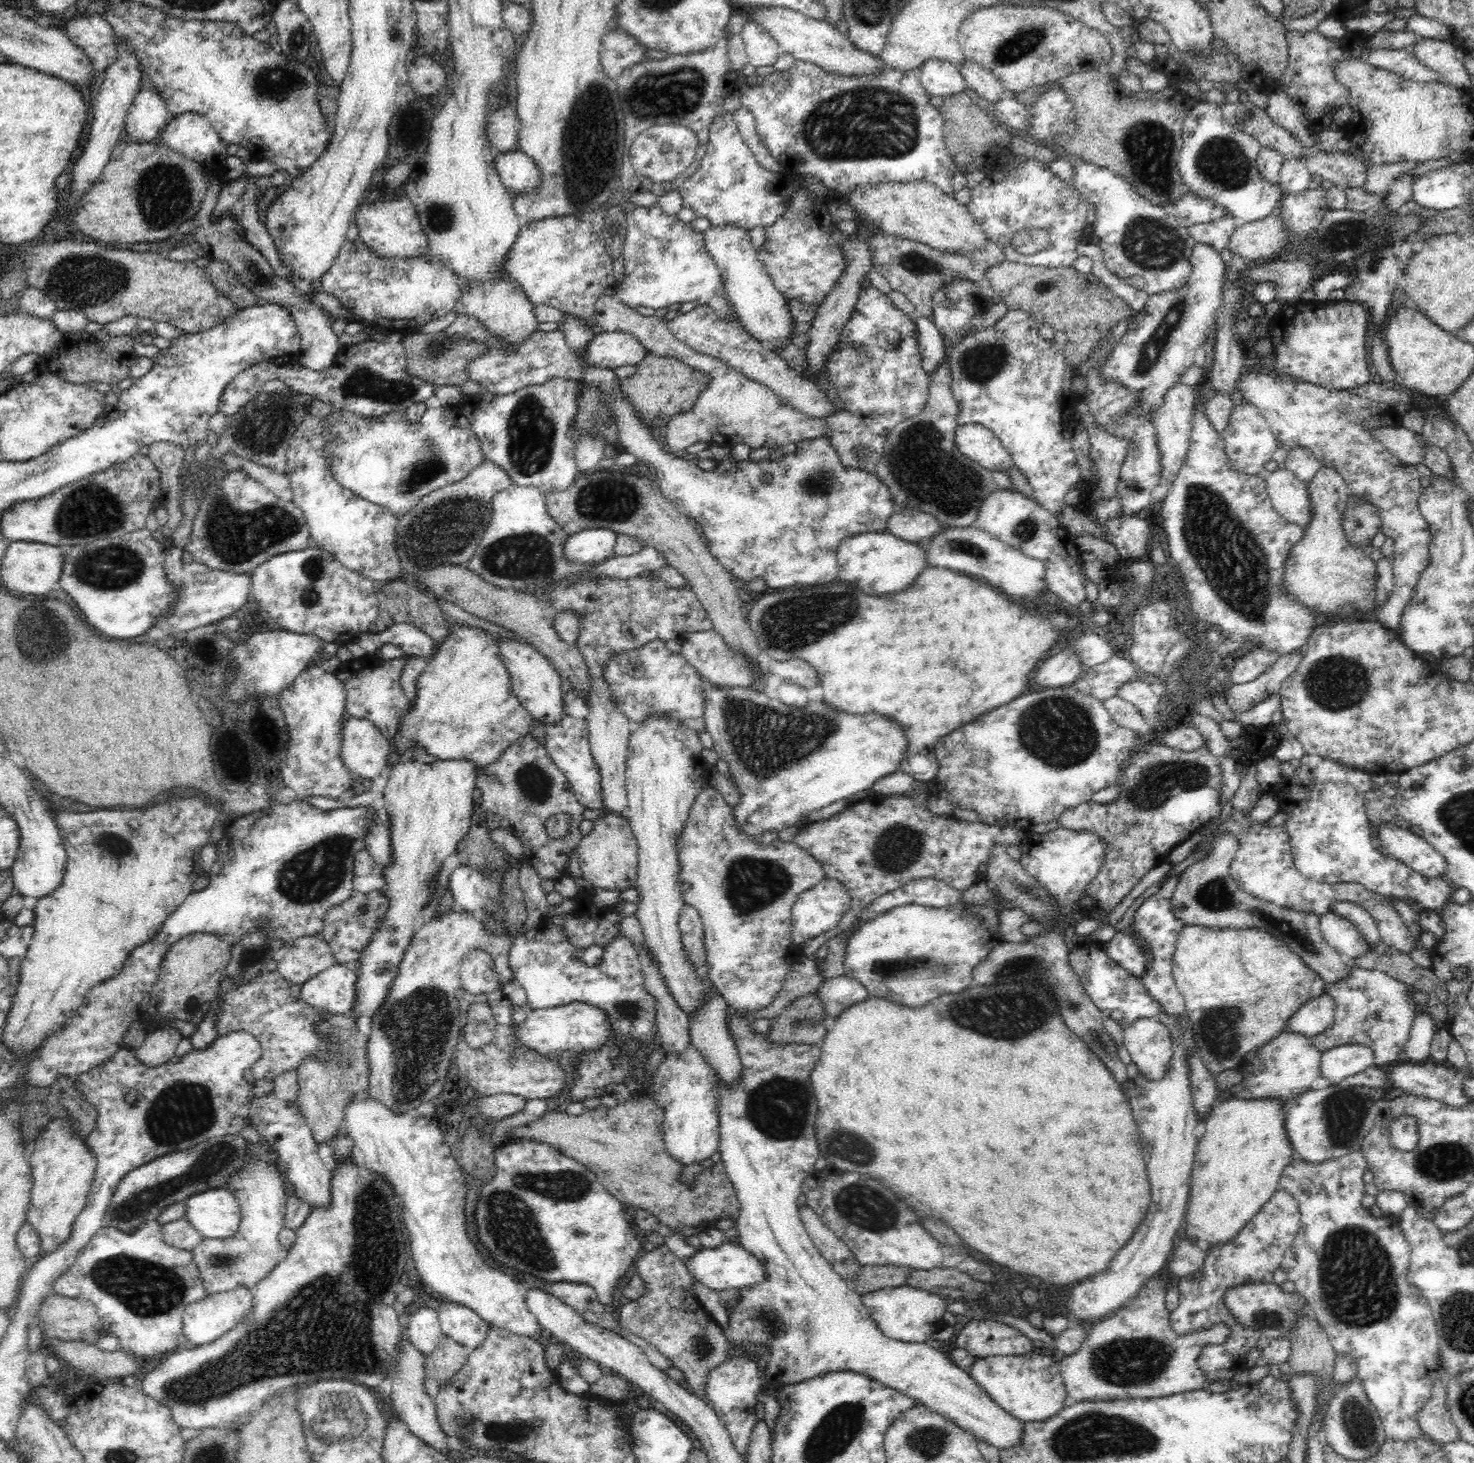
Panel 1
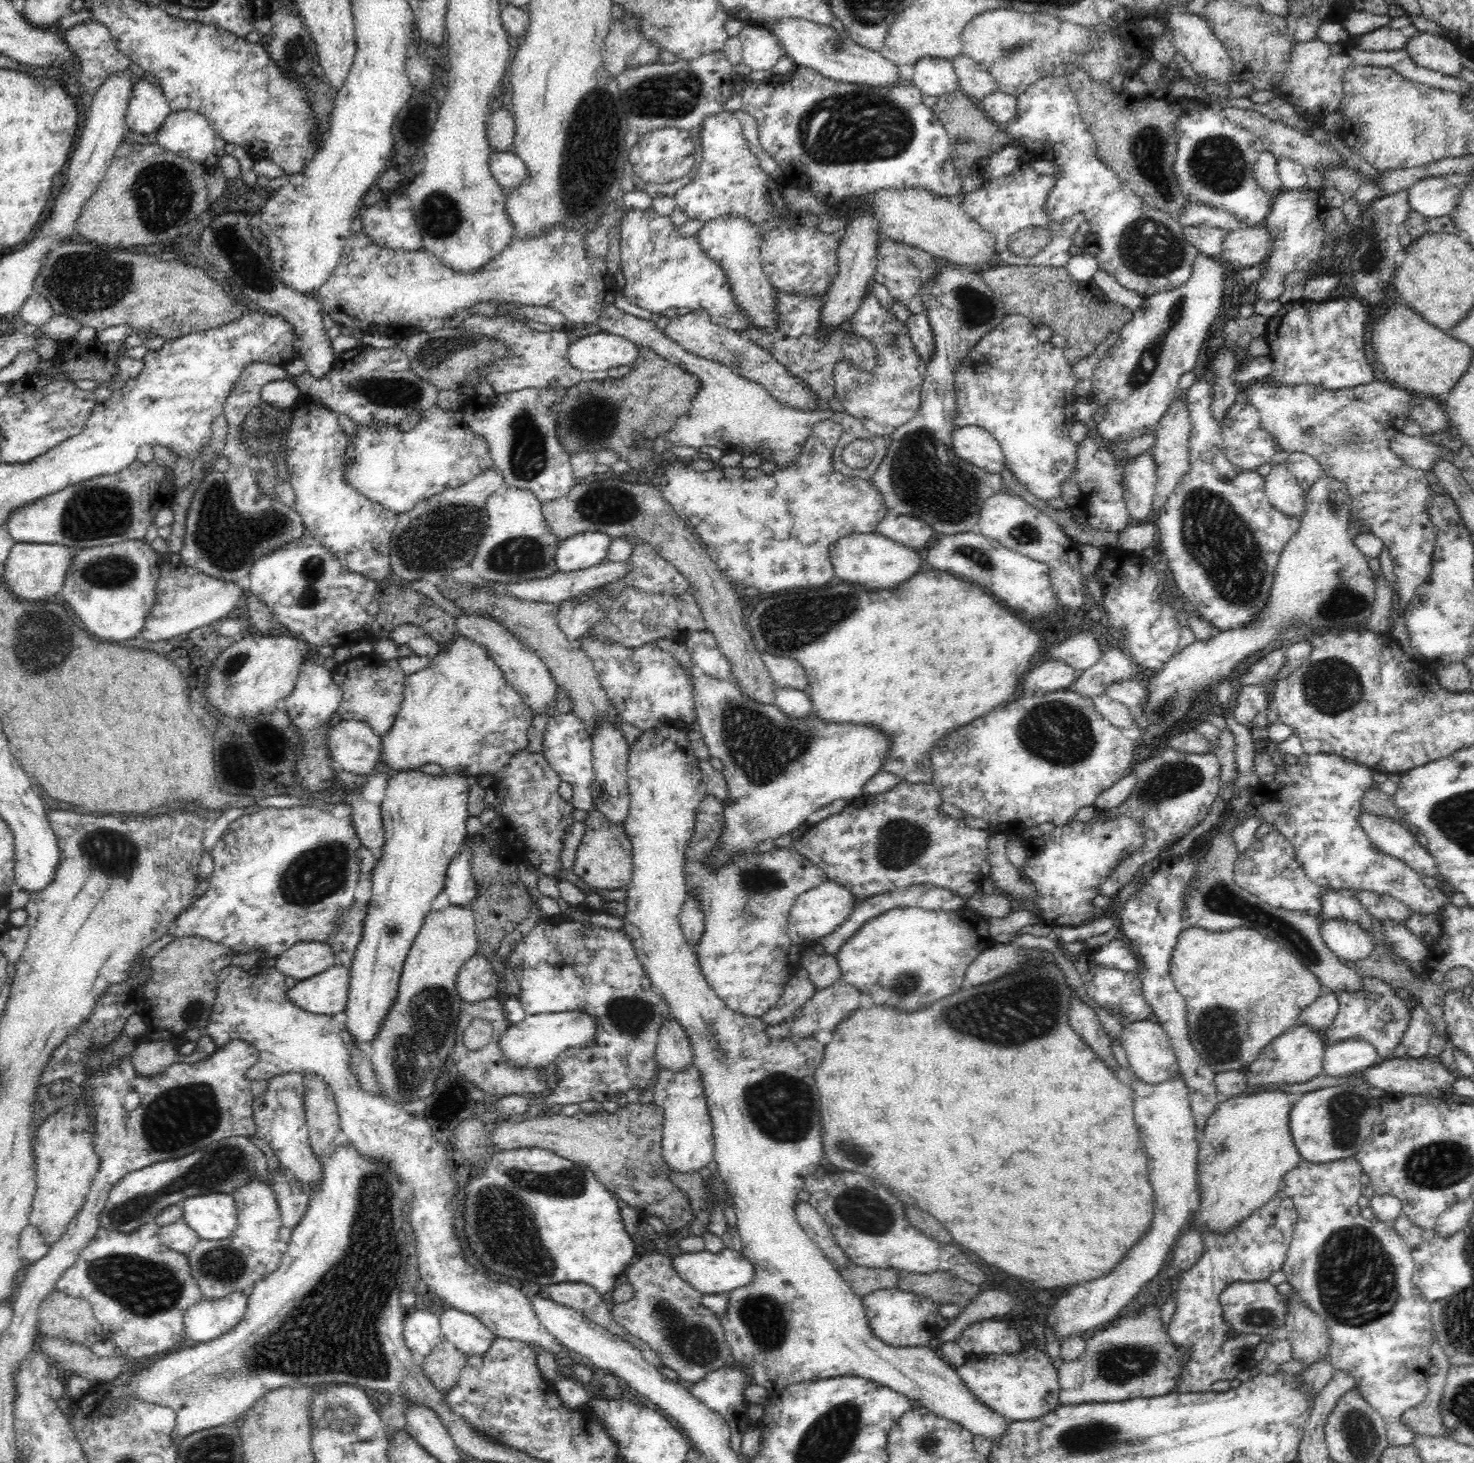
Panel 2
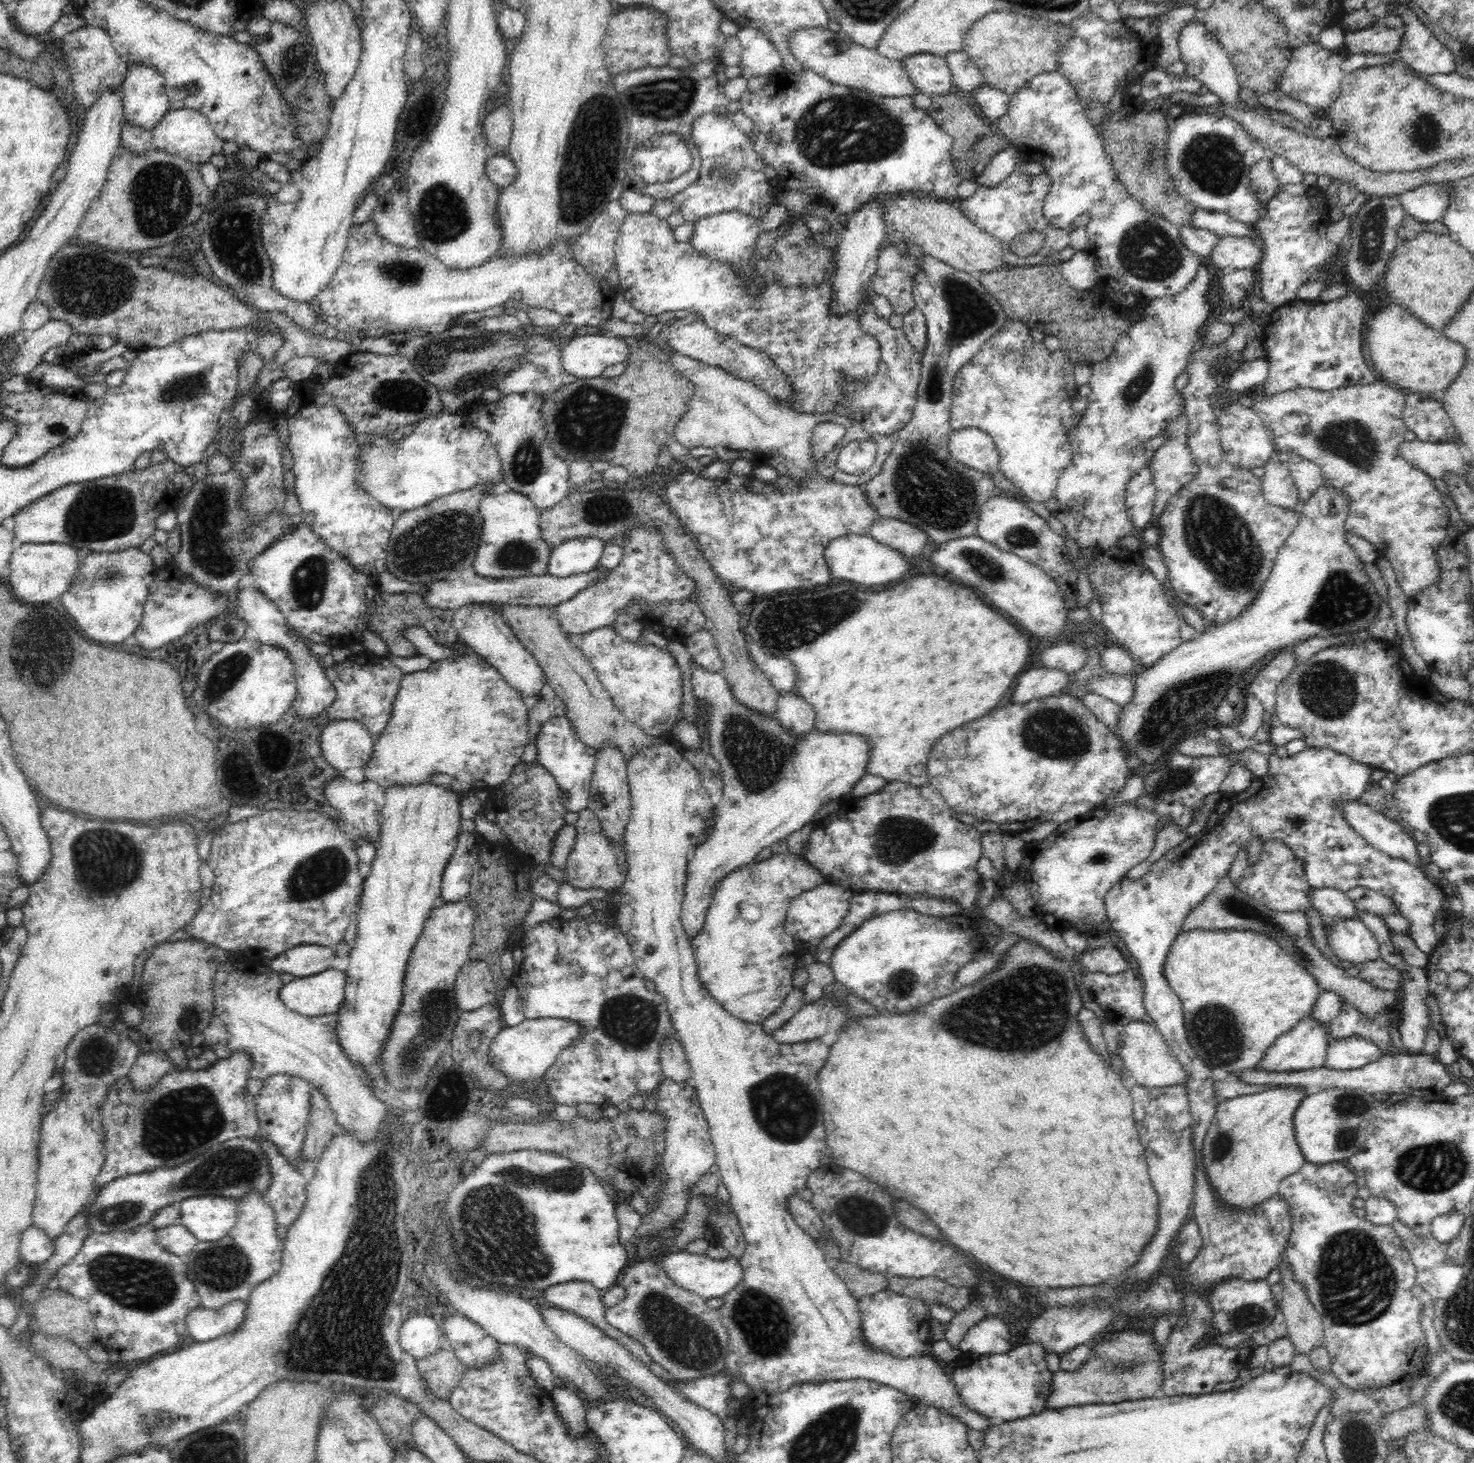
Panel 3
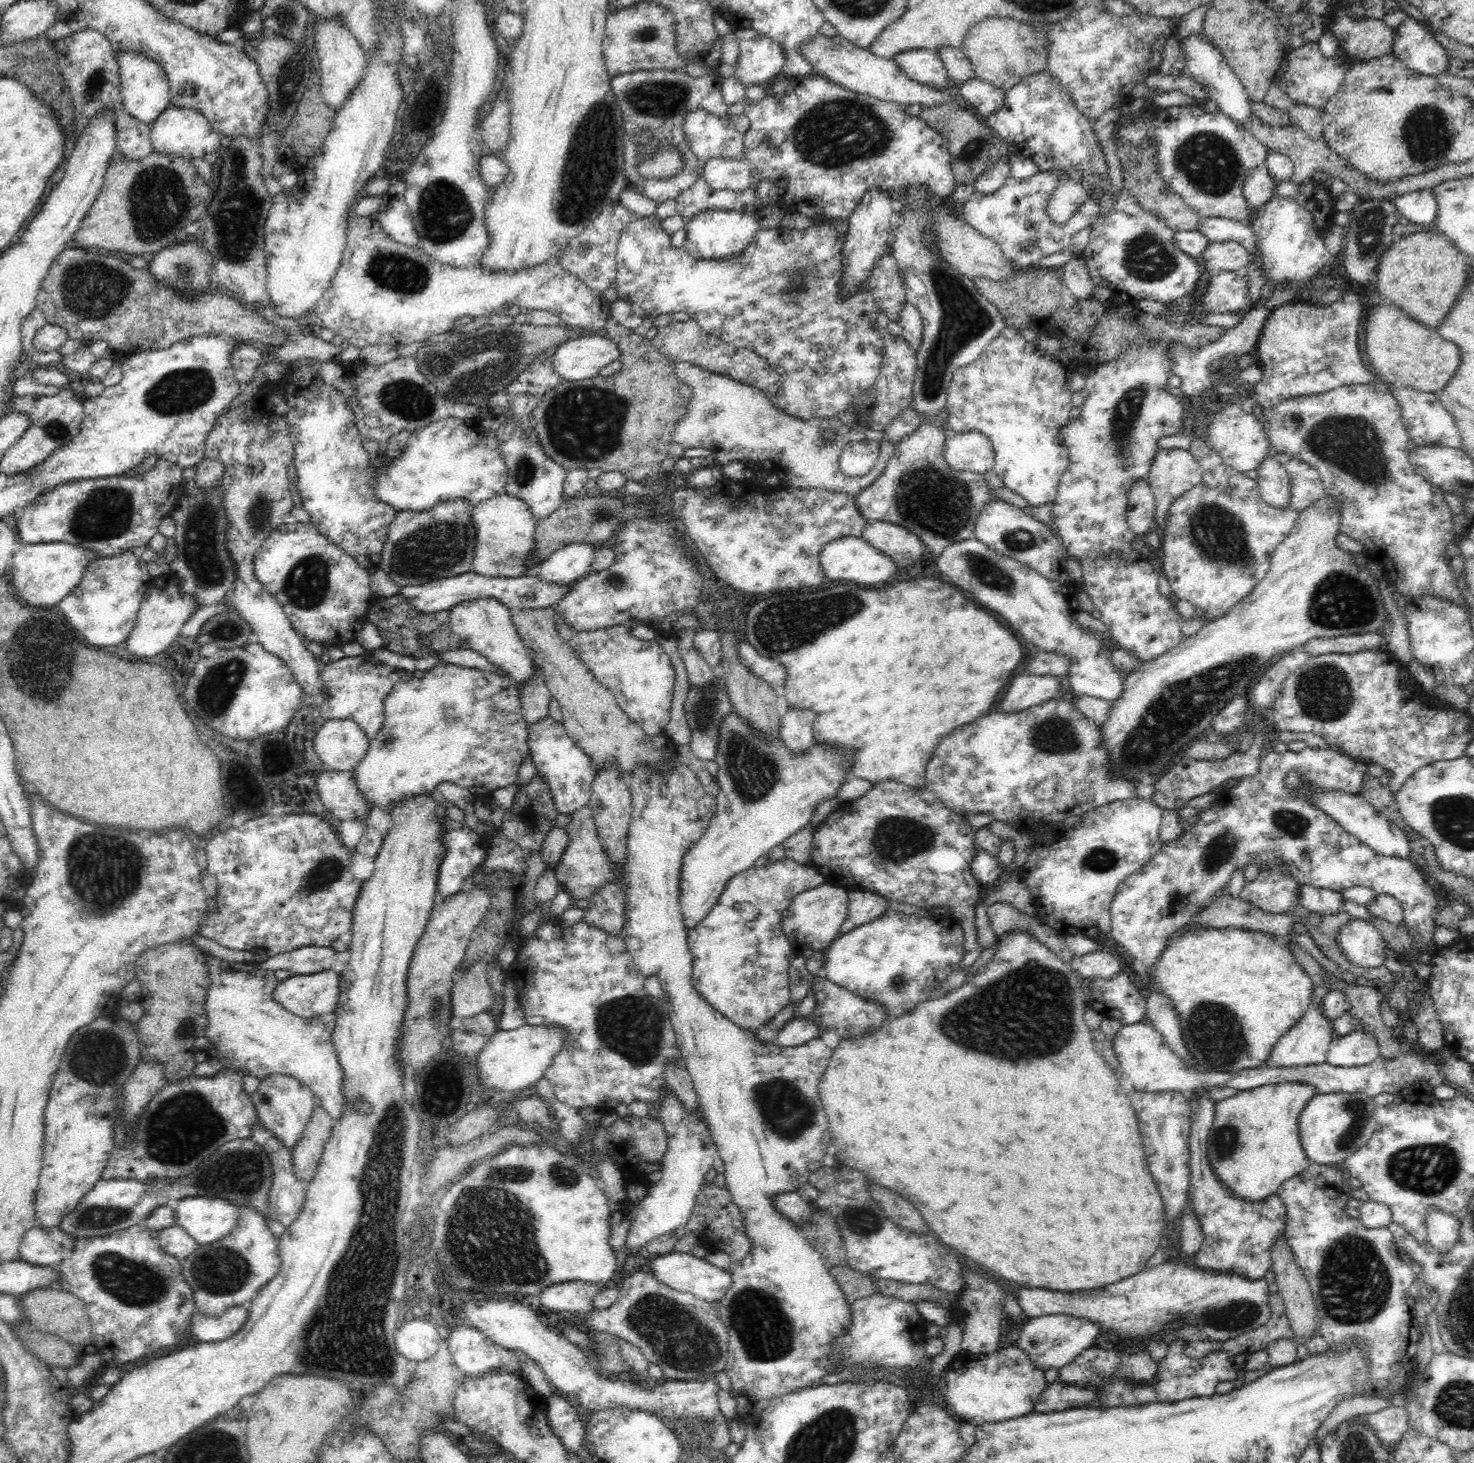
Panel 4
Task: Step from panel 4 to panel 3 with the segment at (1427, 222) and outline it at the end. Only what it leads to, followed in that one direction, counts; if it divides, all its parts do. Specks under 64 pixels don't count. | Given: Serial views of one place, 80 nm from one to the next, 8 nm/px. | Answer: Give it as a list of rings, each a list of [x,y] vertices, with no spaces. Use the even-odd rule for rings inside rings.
[[[1453,182],[1422,184],[1397,195],[1406,214],[1410,214],[1418,222],[1438,222],[1444,216],[1449,203],[1447,190]]]

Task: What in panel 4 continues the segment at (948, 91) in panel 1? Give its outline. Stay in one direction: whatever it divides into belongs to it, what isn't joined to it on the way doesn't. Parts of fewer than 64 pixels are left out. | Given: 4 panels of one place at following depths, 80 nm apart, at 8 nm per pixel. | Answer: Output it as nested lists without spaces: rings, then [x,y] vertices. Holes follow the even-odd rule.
[[[919,48],[893,56],[901,69],[912,80],[926,86],[942,89],[949,76],[939,54],[930,49]]]

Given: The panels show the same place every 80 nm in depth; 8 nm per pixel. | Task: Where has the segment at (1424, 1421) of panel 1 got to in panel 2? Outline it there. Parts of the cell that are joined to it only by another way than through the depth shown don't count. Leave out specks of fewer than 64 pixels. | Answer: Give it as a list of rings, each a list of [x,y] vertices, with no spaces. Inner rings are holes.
[[[1444,1370],[1440,1374],[1430,1375],[1427,1380],[1429,1386],[1427,1397],[1418,1406],[1414,1406],[1402,1414],[1402,1422],[1411,1428],[1412,1432],[1418,1435],[1447,1437],[1439,1405],[1446,1379]]]

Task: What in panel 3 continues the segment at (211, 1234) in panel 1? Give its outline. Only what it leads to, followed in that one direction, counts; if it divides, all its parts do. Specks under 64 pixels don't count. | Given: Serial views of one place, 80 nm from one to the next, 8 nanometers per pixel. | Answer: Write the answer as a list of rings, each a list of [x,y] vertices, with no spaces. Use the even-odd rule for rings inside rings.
[[[193,1196],[179,1202],[179,1220],[200,1242],[217,1241],[237,1223],[237,1199]]]

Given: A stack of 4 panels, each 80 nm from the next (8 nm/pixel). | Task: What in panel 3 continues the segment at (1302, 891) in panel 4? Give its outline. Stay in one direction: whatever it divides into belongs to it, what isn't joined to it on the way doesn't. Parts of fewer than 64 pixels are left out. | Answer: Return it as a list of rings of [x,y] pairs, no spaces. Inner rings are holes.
[[[1313,888],[1309,894],[1314,910],[1325,918],[1349,919],[1358,916],[1358,908],[1345,892],[1335,888]]]

